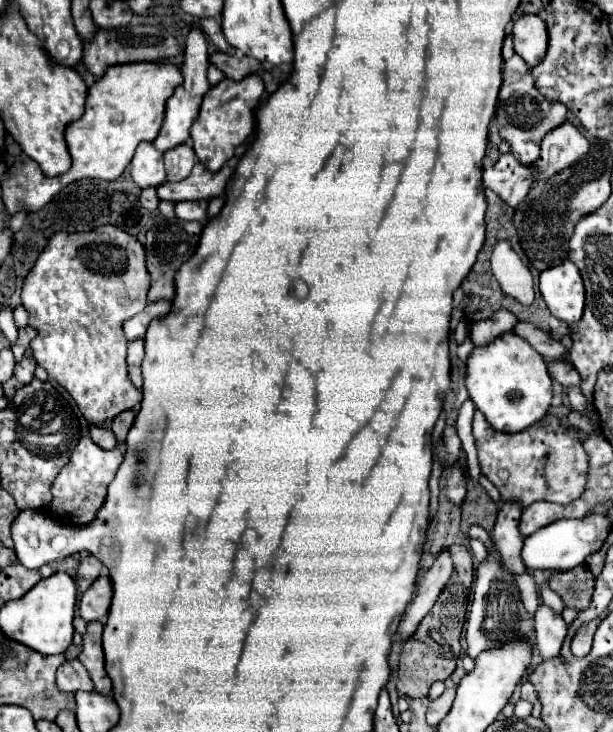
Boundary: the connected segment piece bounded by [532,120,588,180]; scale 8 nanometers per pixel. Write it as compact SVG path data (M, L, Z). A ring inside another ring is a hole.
M566 120L564 124L560 124L560 128L554 128L544 136L540 158L532 166L534 178L546 180L574 164L586 152L588 152L586 136L570 120Z

